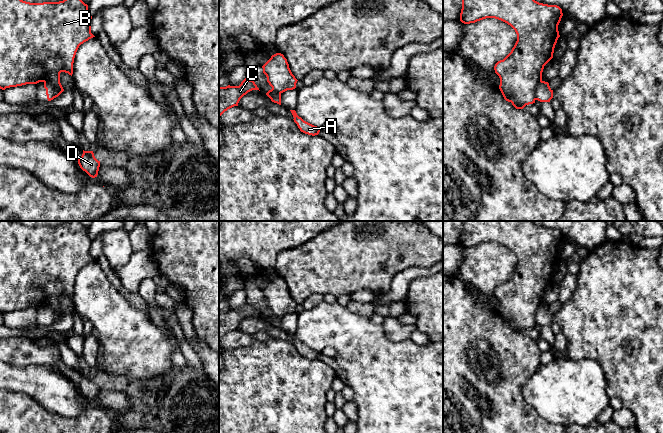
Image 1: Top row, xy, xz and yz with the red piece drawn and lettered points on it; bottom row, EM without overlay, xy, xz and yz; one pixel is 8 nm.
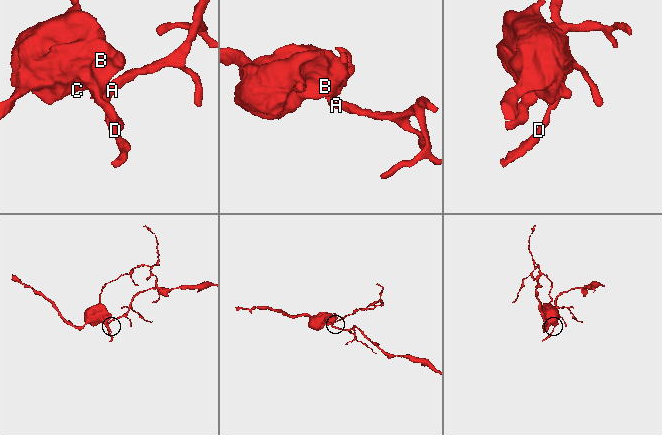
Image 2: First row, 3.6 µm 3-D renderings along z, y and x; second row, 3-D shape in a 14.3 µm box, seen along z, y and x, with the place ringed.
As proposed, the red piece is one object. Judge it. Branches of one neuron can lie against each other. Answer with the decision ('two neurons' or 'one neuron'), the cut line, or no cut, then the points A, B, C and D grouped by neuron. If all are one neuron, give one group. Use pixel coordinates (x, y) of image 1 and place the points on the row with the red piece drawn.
two neurons | yz (541, 79), (535, 89), (535, 99) | A D / B C

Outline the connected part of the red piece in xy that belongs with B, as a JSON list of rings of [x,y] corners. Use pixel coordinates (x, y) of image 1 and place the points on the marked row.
[[[0,0],[0,89],[48,81],[60,95],[64,91],[60,83],[60,73],[65,72],[72,76],[79,46],[95,37],[91,33],[91,19],[88,5],[82,0],[43,3]]]

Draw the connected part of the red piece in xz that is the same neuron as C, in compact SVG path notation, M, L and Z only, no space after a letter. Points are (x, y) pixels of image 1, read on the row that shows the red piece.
M246 77L239 86L219 86L219 117L228 109L238 106L240 99L252 90L259 90L254 80Z

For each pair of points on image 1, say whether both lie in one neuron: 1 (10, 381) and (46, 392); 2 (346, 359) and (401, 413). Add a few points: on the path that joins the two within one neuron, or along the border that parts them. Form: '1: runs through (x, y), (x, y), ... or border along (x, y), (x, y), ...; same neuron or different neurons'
1: runs through (19, 381), (35, 381), (37, 383); same neuron
2: runs through (360, 372), (387, 399); same neuron

